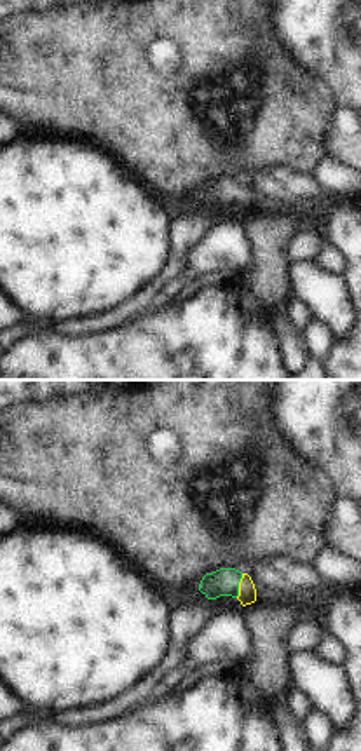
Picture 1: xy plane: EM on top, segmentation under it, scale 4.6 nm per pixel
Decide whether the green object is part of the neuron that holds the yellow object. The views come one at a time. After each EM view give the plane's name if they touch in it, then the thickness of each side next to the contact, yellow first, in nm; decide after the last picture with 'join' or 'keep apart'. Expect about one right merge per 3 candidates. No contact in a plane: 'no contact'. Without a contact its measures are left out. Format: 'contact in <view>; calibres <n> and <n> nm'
contact in xy; calibres 80 and 130 nm

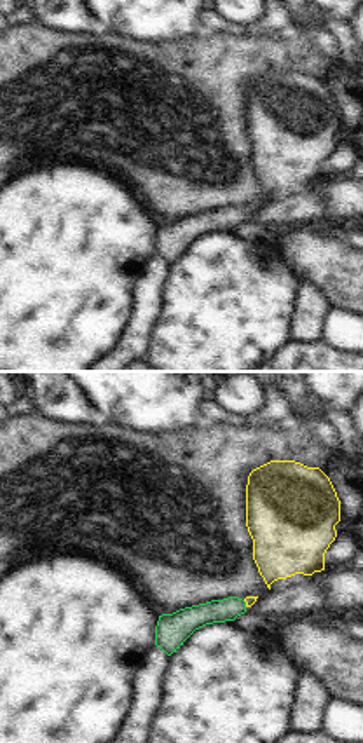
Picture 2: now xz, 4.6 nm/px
contact in xz; calibres 50 and 110 nm

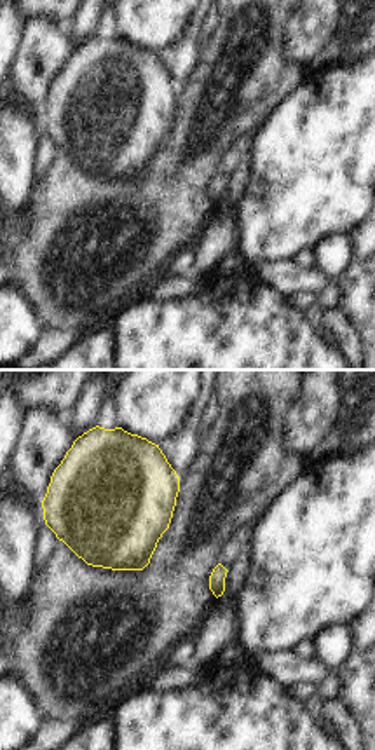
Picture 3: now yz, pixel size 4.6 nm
no contact

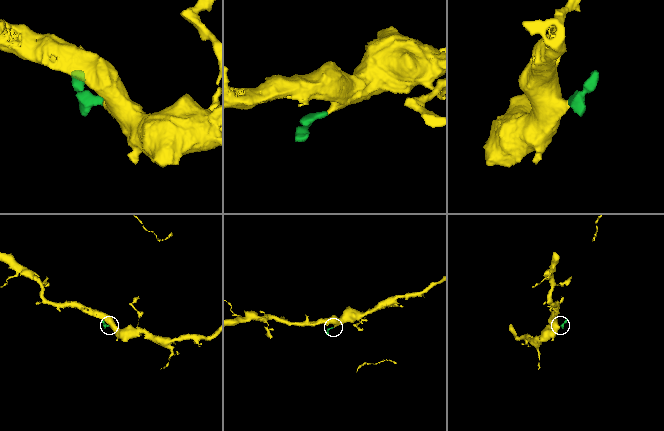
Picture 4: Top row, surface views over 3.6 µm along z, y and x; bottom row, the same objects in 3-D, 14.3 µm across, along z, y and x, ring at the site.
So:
join

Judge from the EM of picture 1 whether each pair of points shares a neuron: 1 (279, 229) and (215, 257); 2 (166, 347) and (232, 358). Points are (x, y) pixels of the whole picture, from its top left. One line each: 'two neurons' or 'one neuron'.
1: two neurons
2: one neuron

